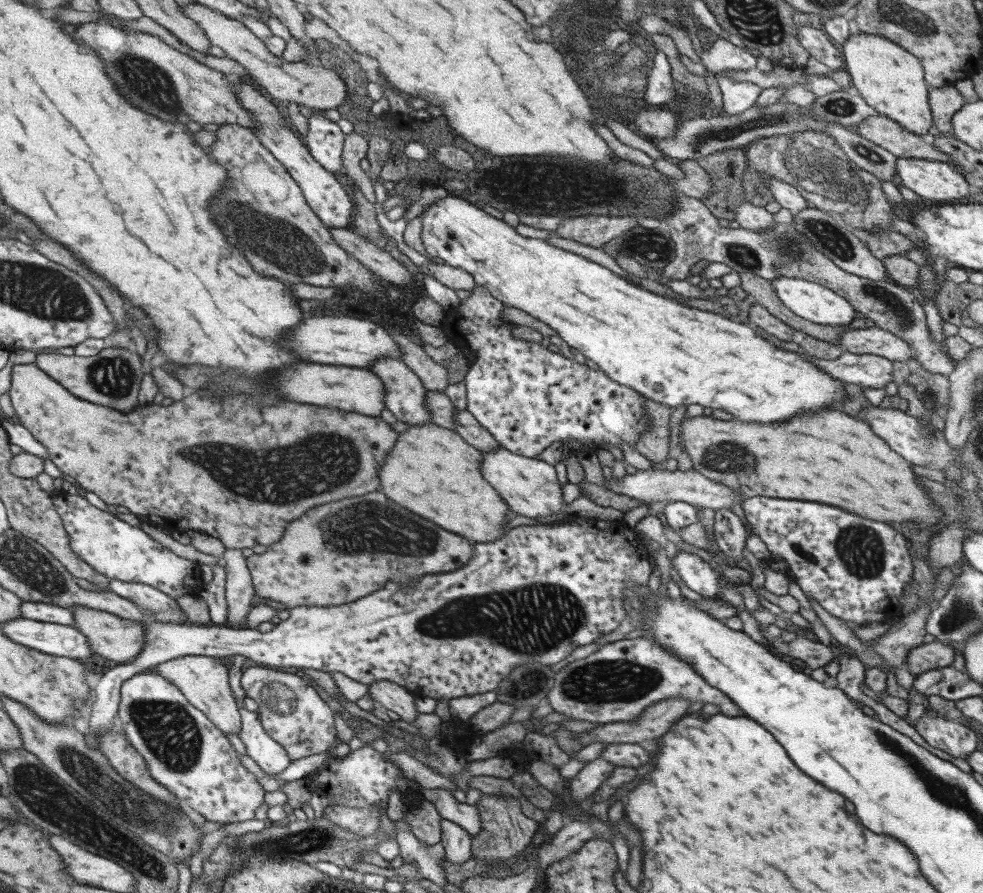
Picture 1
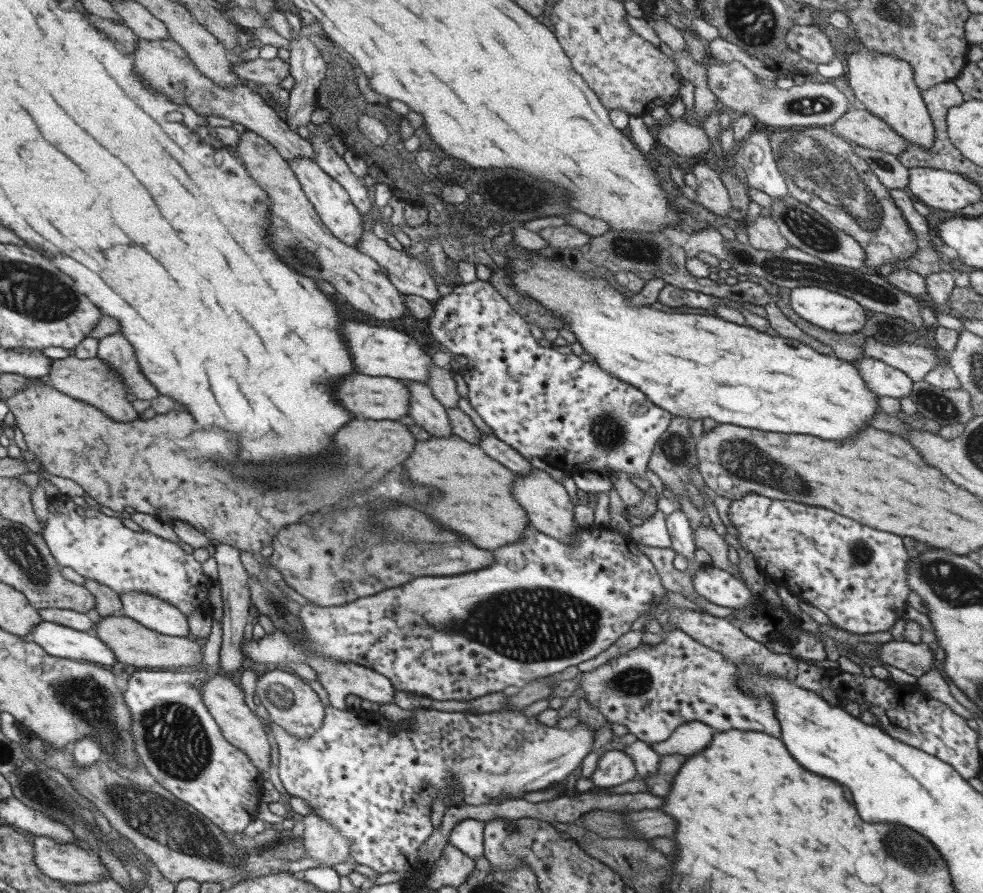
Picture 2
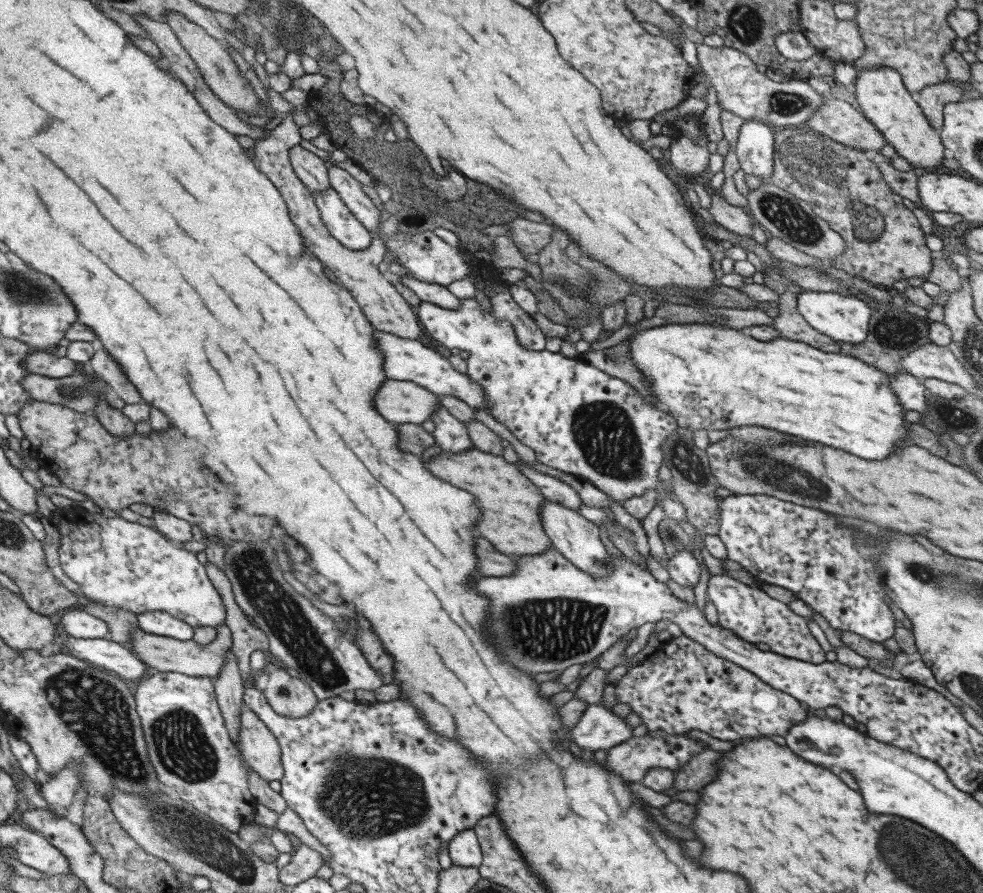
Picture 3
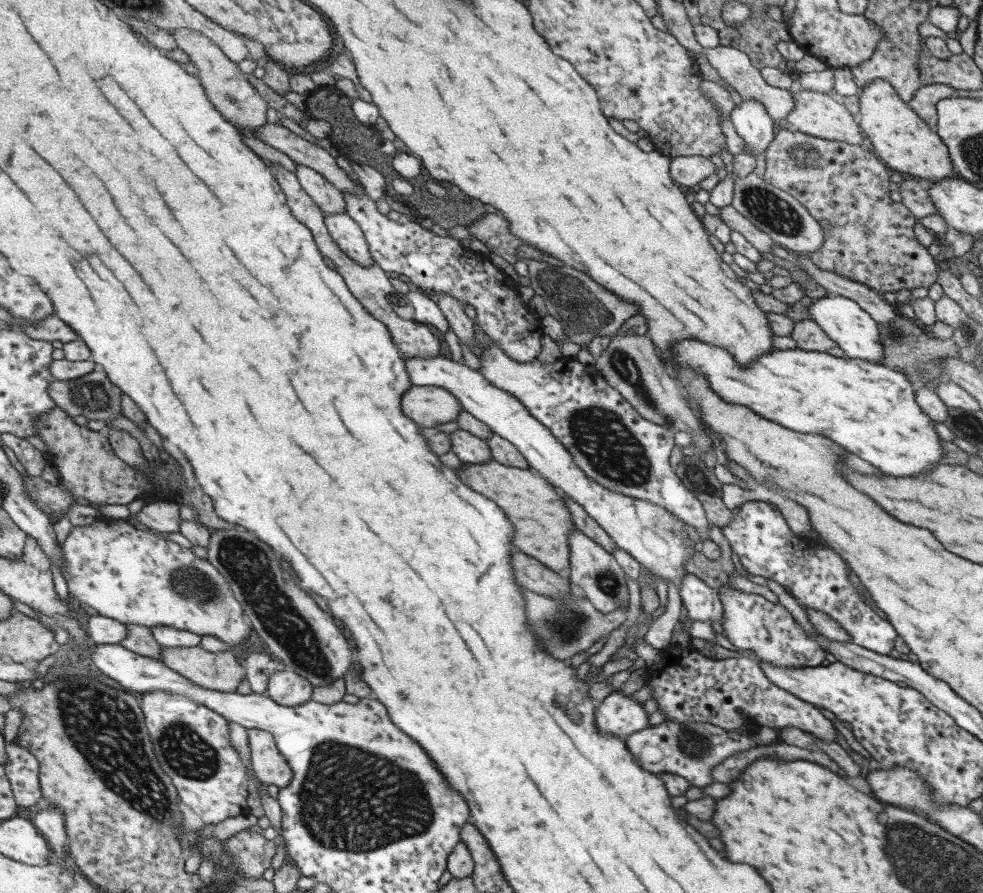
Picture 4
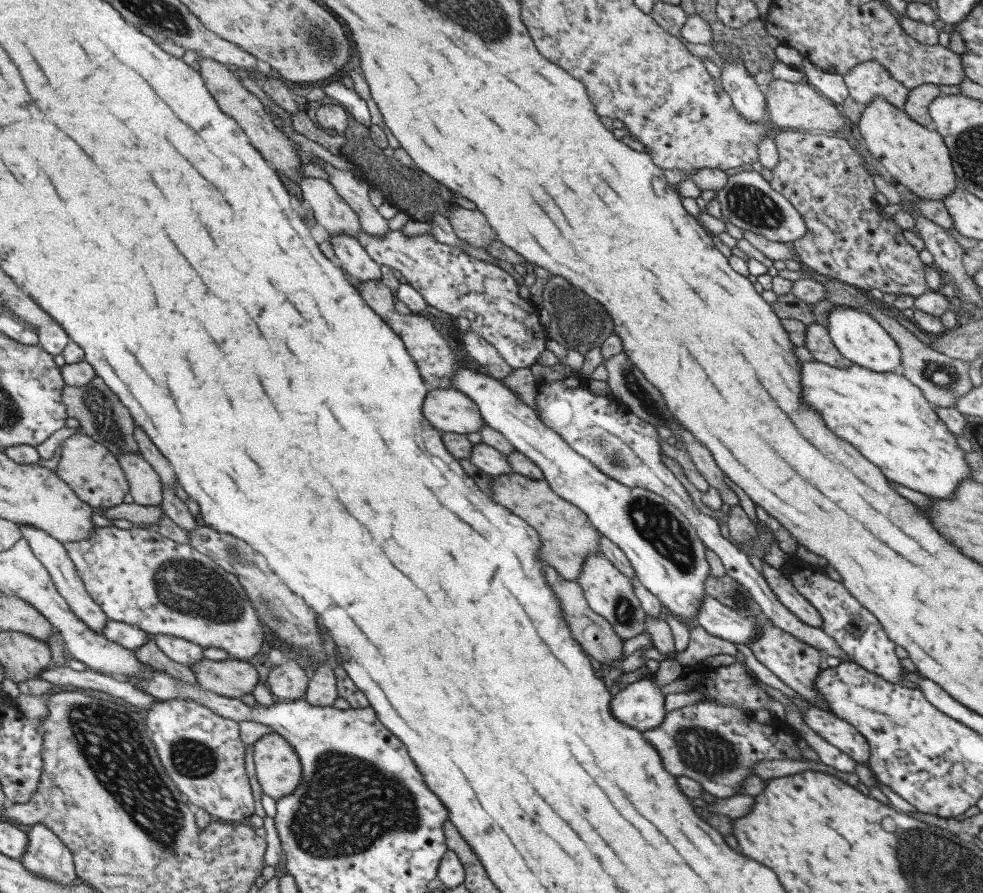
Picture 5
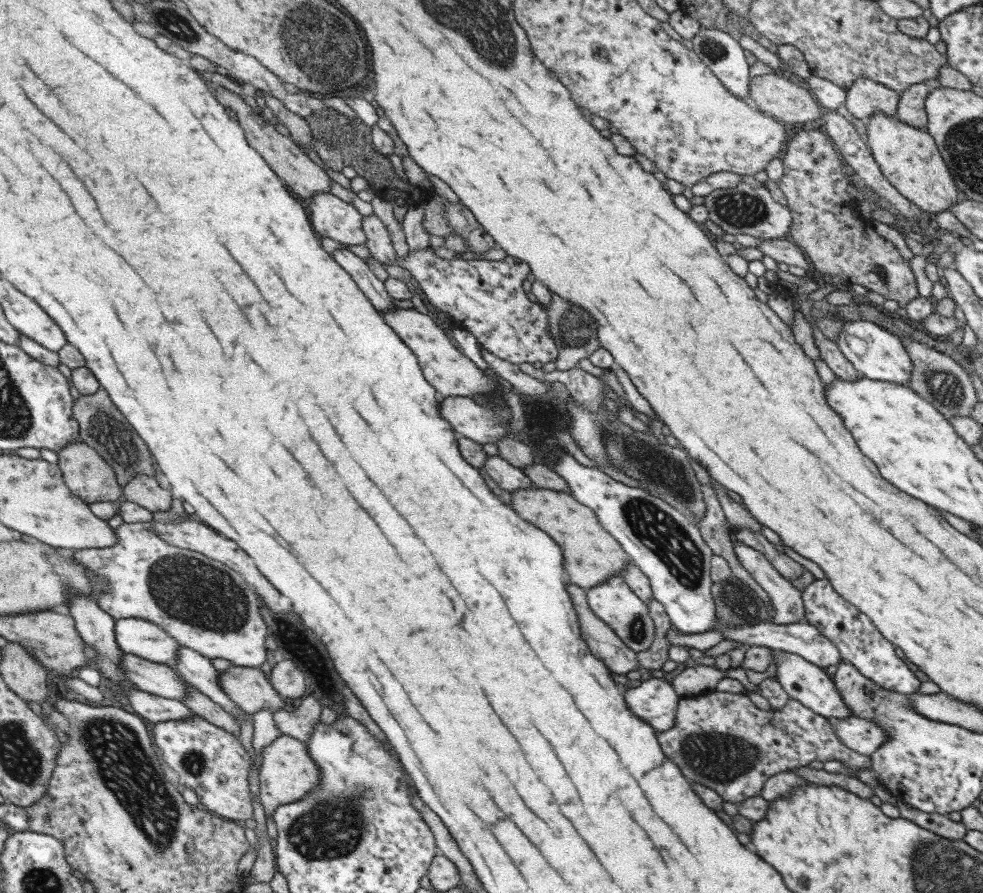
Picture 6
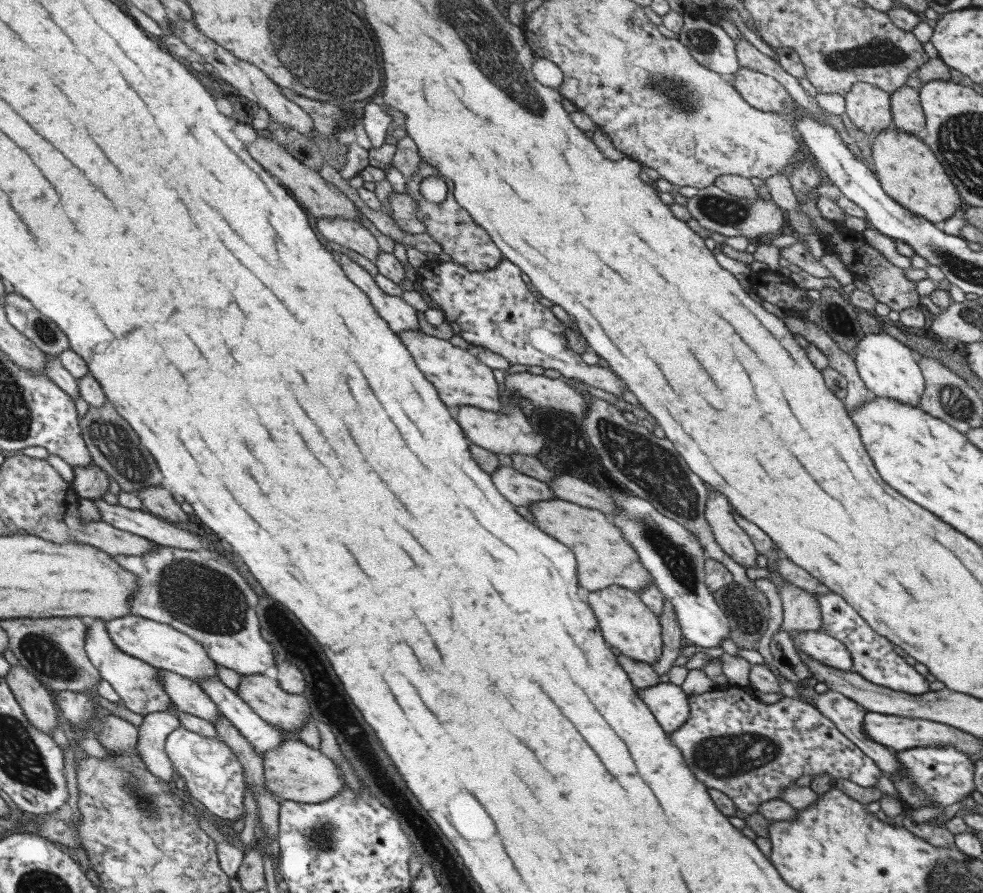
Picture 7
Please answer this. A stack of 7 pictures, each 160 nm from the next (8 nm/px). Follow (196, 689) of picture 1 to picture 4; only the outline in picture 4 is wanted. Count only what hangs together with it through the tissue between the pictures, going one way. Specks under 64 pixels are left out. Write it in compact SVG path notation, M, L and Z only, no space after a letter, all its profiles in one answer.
M246 729L250 748L250 765L255 778L265 786L273 784L278 789L290 782L291 771L286 760L276 749L273 737L264 730Z

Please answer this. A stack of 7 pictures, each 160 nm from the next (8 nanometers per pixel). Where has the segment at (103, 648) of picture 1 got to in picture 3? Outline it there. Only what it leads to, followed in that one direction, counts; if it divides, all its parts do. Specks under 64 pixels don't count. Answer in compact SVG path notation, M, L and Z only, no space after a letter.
M220 624L216 629L215 638L209 644L197 644L192 638L189 640L177 640L173 637L159 636L143 632L139 627L130 632L130 641L125 645L141 662L149 668L155 668L159 672L178 672L182 675L194 677L211 677L218 675L219 669L224 663L224 654L232 646L230 630L225 624Z

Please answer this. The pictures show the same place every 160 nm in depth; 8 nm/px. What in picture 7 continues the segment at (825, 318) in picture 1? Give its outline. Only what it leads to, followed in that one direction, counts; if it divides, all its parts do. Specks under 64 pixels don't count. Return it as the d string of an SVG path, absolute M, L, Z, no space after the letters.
M884 333L865 334L855 344L855 356L852 358L860 380L873 397L879 396L918 407L918 402L923 396L924 381L915 357L909 348L901 344L901 341L898 342L897 339Z

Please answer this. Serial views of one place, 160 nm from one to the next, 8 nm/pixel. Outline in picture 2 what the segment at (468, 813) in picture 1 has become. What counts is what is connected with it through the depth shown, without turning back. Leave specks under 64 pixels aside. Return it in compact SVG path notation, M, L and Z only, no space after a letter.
M471 818L457 822L448 834L447 841L467 858L477 860L483 852L483 823Z

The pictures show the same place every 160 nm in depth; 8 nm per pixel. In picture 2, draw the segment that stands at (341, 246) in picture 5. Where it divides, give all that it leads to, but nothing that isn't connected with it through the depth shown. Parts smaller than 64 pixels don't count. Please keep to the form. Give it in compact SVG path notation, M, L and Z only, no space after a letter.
M297 157L296 159L287 161L287 164L292 174L299 181L300 189L312 204L314 211L324 224L324 227L328 228L329 232L336 239L344 242L347 246L353 247L355 243L358 243L363 232L361 228L361 214L353 206L348 194L341 188L341 185L335 182L328 174L325 174L319 168L319 165L315 164L315 161L308 158Z

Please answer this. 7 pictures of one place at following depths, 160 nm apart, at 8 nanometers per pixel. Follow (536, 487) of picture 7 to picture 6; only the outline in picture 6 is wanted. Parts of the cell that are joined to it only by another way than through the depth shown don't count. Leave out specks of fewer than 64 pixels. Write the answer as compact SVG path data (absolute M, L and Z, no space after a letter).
M487 456L482 468L487 476L490 476L499 488L507 490L509 493L515 489L526 489L533 486L530 478L525 473L514 466L511 466L503 458L497 456Z

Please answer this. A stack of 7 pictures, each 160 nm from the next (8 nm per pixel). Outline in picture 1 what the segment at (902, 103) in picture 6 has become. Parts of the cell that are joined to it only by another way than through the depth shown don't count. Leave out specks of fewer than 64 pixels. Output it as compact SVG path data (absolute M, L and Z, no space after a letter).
M943 84L937 88L929 88L928 105L932 124L940 133L944 133L952 130L951 117L964 105L964 102L952 84Z

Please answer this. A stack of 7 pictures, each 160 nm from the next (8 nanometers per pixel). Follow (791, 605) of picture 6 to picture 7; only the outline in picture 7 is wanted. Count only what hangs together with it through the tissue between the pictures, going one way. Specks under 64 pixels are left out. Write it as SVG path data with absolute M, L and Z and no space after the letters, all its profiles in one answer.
M708 490L704 508L704 519L714 536L714 541L727 553L727 556L743 566L755 566L758 552L749 536L732 519L730 504L719 492Z

